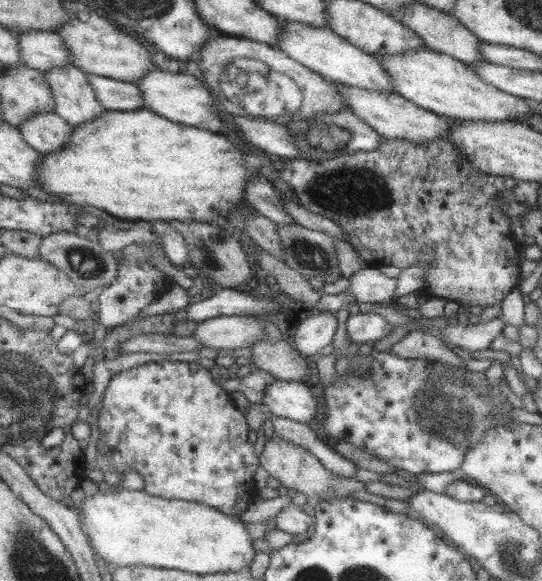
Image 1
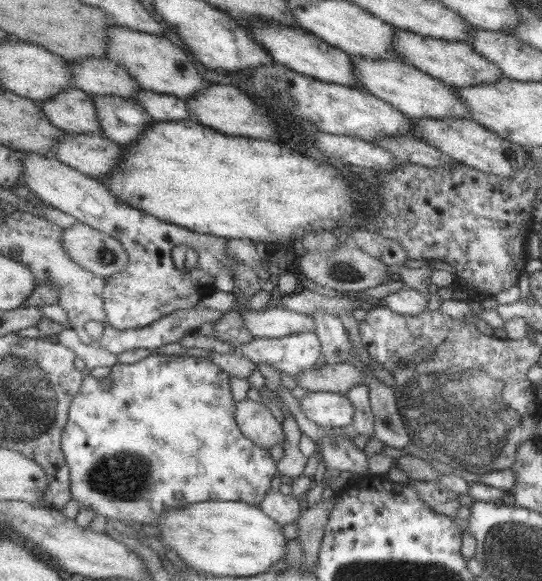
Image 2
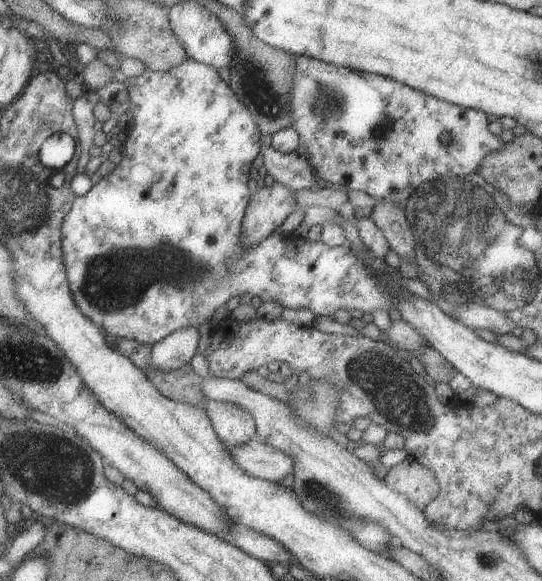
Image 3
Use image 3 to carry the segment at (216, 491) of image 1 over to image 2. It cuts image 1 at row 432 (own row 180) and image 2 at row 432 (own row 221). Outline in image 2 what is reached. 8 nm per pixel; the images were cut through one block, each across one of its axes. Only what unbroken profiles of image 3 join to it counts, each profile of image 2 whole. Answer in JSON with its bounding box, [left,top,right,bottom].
[61,354,277,526]

